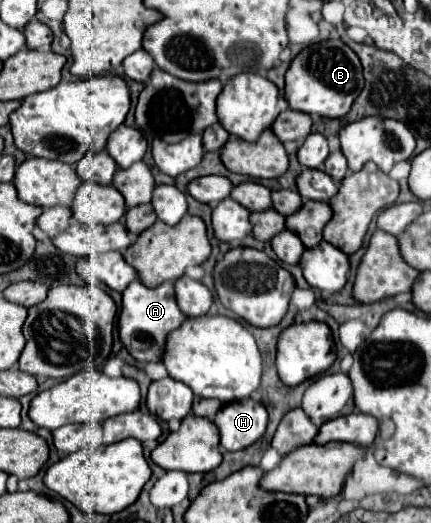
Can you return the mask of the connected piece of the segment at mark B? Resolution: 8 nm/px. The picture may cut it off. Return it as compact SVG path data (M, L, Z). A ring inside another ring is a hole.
M326 40L304 48L292 60L286 72L284 96L292 110L328 116L328 118L340 118L350 110L358 94L362 92L362 86L364 86L362 64L354 54L354 50L346 46L342 40Z

